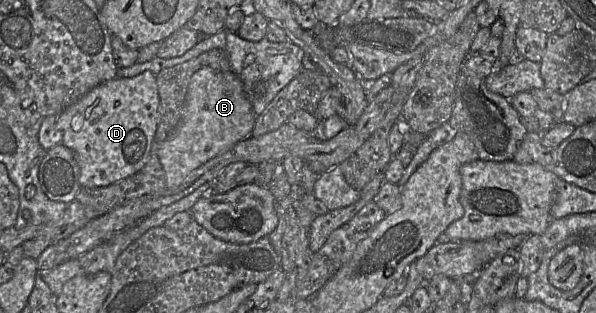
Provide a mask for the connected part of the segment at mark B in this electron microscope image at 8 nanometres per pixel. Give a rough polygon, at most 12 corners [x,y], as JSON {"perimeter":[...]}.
{"perimeter":[[232,71],[189,82],[157,153],[167,193],[249,137],[256,117]]}

